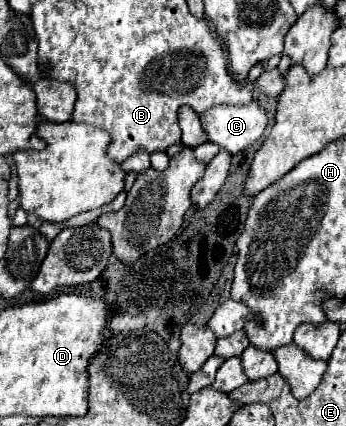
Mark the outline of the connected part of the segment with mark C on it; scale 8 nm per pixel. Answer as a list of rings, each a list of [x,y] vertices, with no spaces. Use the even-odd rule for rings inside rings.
[[[257,104],[245,106],[213,106],[199,114],[201,126],[209,142],[237,154],[261,138],[267,126],[267,114]]]

